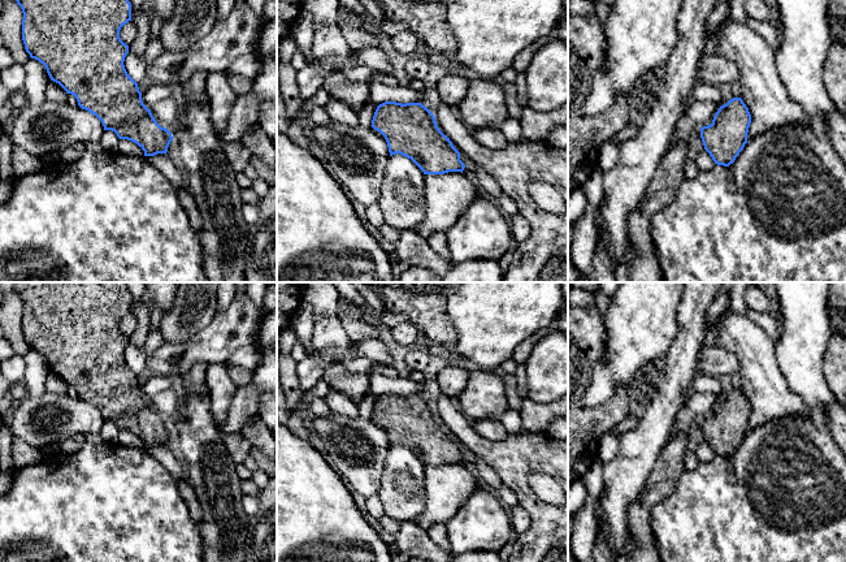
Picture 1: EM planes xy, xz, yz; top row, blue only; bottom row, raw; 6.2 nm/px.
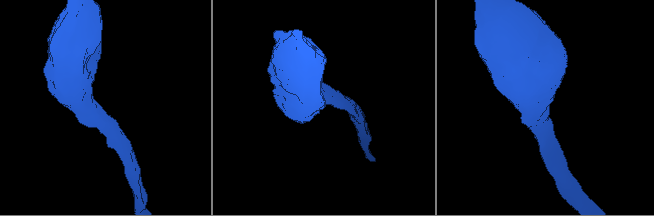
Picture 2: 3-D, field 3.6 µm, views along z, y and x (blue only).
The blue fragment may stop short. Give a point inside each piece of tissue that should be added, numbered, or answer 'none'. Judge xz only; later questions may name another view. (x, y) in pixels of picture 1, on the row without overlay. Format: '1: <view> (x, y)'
none

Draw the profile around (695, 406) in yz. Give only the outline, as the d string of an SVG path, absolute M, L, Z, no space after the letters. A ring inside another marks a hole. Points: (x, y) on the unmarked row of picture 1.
M689 393L676 414L668 438L686 433L694 420L711 416L713 407L720 398L721 395L710 393Z

